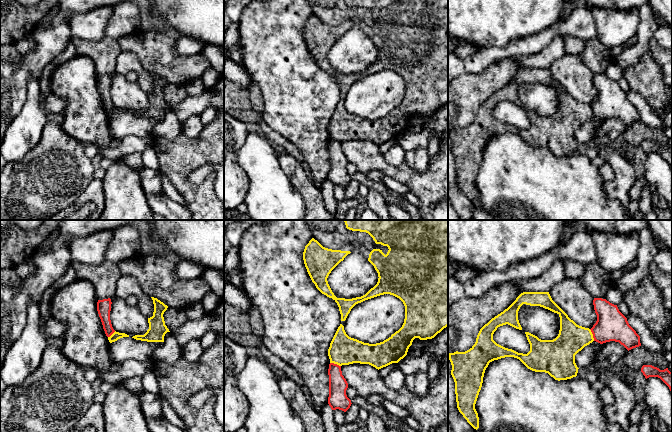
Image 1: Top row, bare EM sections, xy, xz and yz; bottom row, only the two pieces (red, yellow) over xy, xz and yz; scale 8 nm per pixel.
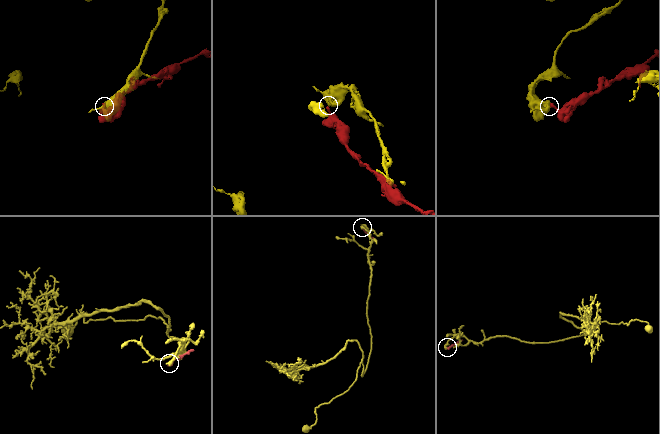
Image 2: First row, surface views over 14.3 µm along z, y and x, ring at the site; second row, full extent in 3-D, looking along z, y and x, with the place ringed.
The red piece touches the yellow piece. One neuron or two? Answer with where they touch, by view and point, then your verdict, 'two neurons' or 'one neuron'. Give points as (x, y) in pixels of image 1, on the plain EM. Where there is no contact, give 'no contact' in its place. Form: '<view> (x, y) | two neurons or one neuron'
yz (593, 111) | two neurons

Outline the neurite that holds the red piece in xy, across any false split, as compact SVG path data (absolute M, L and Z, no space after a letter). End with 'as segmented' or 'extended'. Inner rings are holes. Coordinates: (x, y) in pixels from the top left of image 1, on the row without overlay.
M110 74L98 76L97 78L97 87L107 113L110 113L115 108L110 96L111 80Z; as segmented

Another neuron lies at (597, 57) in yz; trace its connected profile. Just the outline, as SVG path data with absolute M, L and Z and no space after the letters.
M596 37L585 41L583 52L578 57L593 74L605 75L607 68L615 62L610 48Z

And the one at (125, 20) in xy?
M130 0L115 5L107 23L106 36L118 40L125 35L136 33L141 26L140 17L138 5Z

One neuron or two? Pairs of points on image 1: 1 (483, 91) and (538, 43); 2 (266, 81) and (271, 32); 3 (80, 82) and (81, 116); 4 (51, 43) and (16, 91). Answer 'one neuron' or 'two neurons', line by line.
1: two neurons
2: one neuron
3: one neuron
4: one neuron

